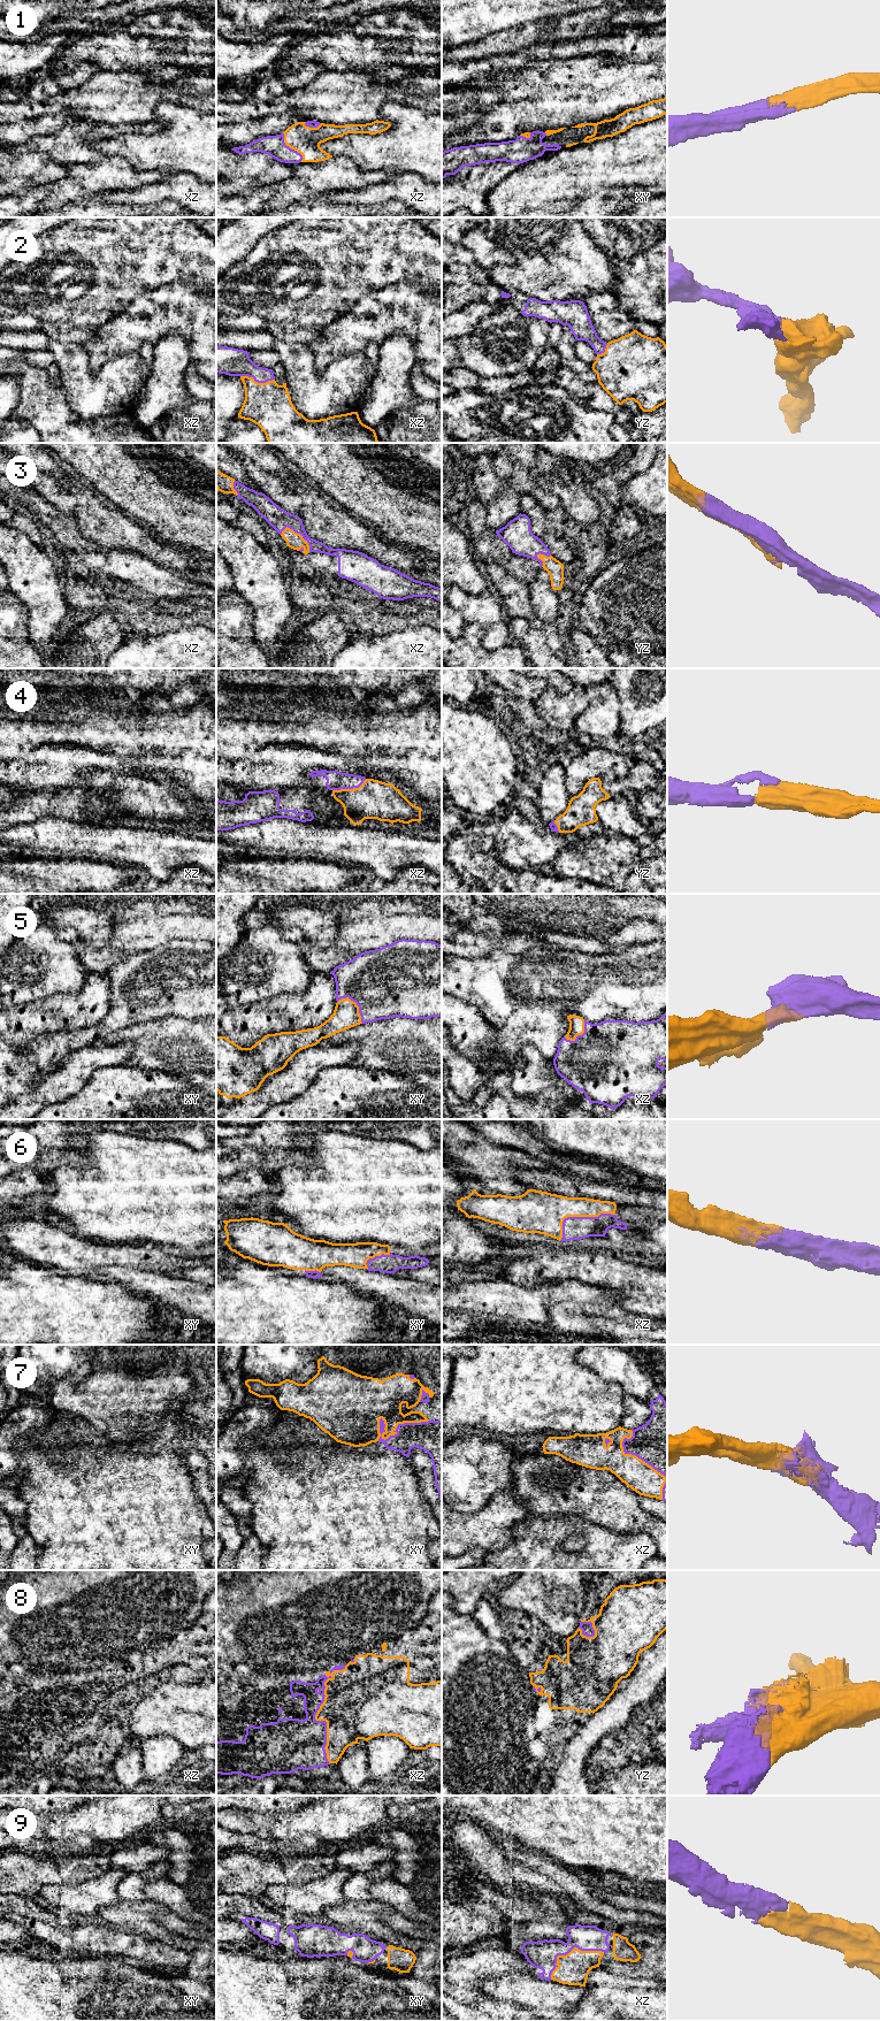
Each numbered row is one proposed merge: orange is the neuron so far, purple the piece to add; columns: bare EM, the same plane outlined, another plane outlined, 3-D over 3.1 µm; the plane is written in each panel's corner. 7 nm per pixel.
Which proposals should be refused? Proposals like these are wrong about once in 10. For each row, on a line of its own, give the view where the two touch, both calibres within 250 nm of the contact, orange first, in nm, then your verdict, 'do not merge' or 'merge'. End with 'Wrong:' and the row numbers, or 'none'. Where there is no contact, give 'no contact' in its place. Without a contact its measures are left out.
1: meets orange in xz; 200 nm thick on the orange side, 150 nm on the other; merge
2: meets orange in xz; 320 nm thick on the orange side, 190 nm on the other; merge
3: meets orange in xz; 120 nm thick on the orange side, 150 nm on the other; merge
4: meets orange in xz; 280 nm thick on the orange side, 130 nm on the other; merge
5: meets orange in xy; 180 nm thick on the orange side, 480 nm on the other; merge
6: meets orange in xz; 300 nm thick on the orange side, 160 nm on the other; merge
7: meets orange in xy; 280 nm thick on the orange side, 220 nm on the other; merge
8: meets orange in xz; 400 nm thick on the orange side, 340 nm on the other; merge
9: meets orange in xz; 220 nm thick on the orange side, 200 nm on the other; merge
Wrong: none

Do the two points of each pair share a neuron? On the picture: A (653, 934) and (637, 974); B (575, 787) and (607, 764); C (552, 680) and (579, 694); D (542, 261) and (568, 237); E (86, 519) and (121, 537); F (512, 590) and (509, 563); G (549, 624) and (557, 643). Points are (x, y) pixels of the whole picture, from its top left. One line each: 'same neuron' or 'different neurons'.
A: different neurons
B: same neuron
C: different neurons
D: same neuron
E: same neuron
F: different neurons
G: same neuron

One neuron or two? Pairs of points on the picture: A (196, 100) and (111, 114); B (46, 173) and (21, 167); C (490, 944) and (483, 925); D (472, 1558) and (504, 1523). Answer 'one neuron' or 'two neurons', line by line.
A: one neuron
B: one neuron
C: two neurons
D: two neurons

